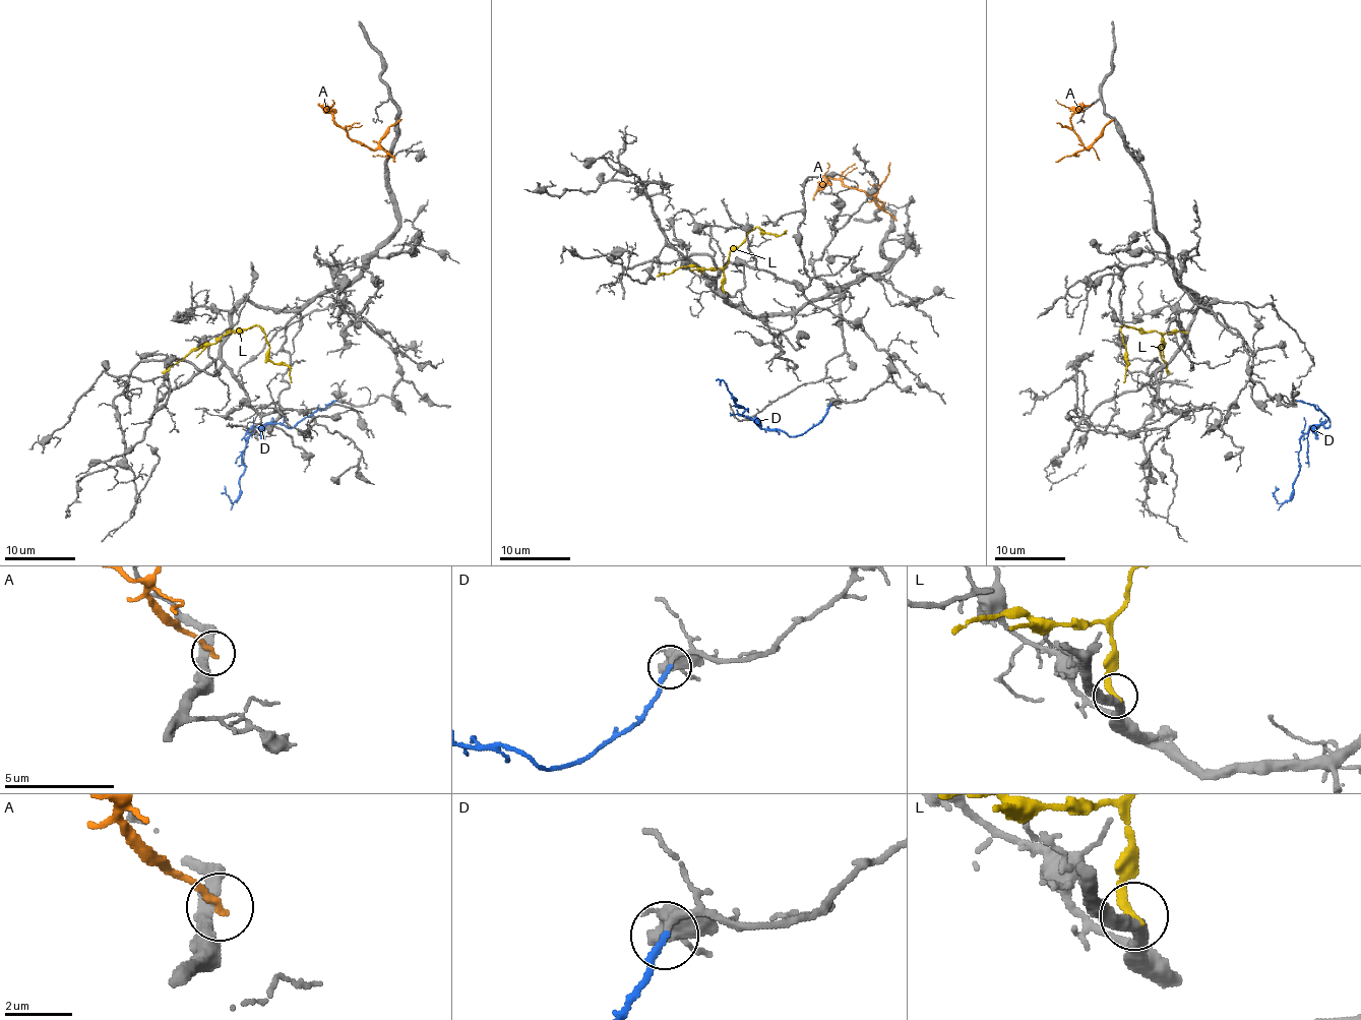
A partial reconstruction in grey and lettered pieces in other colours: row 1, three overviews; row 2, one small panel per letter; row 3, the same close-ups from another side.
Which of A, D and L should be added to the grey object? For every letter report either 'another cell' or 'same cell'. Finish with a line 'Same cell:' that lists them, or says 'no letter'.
A: another cell
D: same cell
L: another cell
Same cell: D

